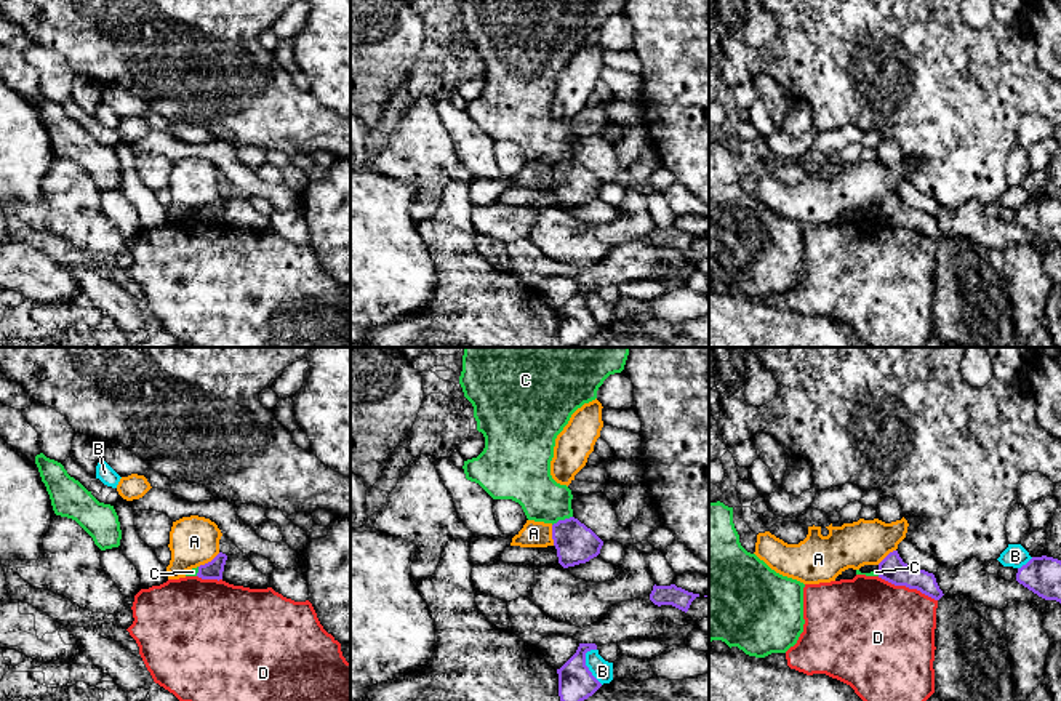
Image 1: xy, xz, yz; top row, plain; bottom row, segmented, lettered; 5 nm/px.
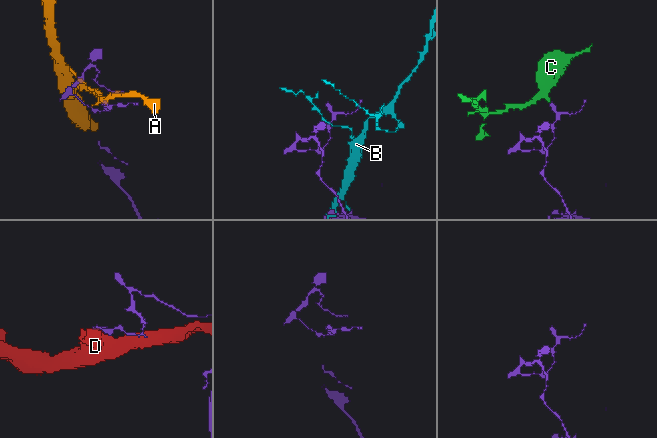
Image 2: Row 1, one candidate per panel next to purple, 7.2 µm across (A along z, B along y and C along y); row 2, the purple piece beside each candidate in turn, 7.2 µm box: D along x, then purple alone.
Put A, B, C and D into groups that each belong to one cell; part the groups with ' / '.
A / B / C / D

